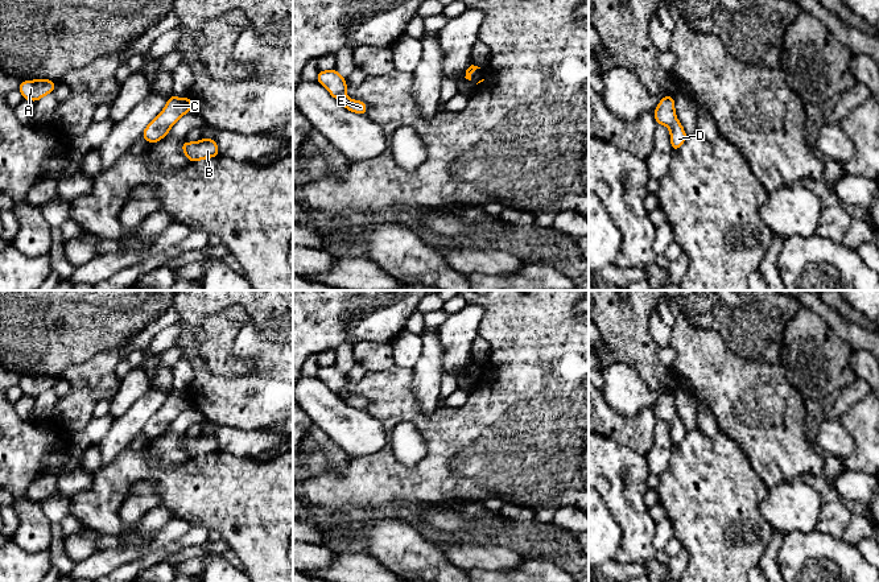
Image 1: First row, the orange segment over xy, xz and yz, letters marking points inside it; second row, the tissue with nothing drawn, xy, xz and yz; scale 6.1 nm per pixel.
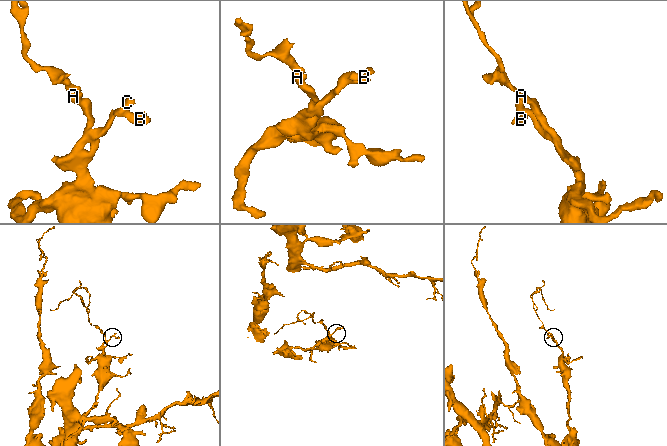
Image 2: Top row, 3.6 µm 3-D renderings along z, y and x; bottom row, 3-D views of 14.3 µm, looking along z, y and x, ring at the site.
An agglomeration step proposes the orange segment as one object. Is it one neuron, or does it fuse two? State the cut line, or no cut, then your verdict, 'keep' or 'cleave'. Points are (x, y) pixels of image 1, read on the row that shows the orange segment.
cut none; keep

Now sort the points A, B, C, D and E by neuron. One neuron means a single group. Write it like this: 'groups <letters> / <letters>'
groups A B C D E

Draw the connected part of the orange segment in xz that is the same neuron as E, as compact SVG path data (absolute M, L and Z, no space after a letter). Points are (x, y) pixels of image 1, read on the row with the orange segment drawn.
M337 69L318 71L317 82L322 84L346 110L366 116L366 103L346 96L347 82Z

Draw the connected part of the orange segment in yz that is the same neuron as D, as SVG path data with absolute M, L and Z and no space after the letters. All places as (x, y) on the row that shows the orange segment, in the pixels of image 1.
M670 95L663 96L661 102L653 111L655 121L661 125L667 125L670 133L672 152L677 150L688 135L684 131L682 124L676 117L674 98Z

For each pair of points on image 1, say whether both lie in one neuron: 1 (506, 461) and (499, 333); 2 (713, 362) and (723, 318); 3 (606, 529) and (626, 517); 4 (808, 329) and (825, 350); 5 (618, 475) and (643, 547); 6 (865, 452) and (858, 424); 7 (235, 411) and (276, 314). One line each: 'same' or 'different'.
1: same
2: different
3: different
4: same
5: same
6: same
7: same

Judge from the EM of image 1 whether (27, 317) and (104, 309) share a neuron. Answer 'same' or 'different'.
same

